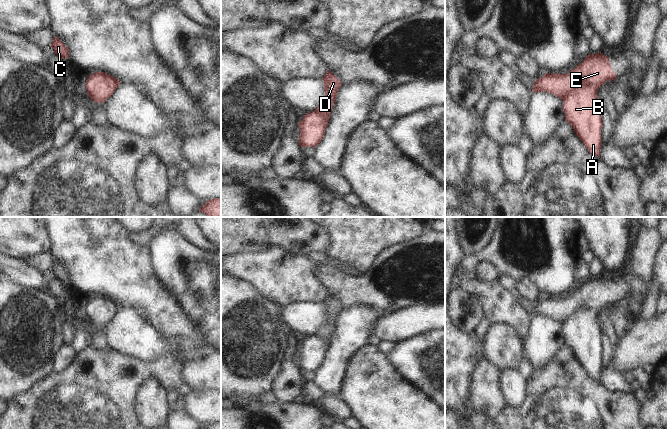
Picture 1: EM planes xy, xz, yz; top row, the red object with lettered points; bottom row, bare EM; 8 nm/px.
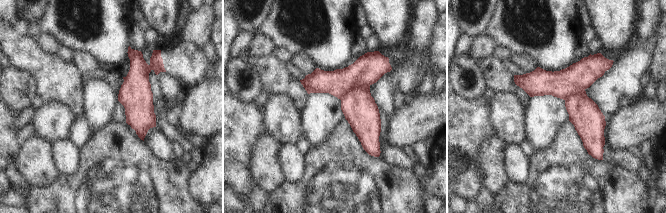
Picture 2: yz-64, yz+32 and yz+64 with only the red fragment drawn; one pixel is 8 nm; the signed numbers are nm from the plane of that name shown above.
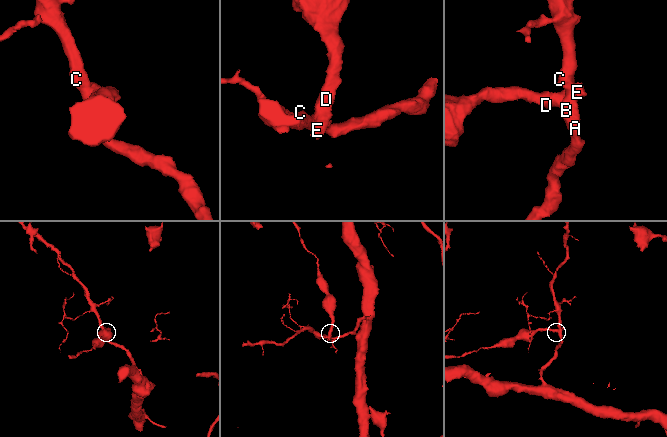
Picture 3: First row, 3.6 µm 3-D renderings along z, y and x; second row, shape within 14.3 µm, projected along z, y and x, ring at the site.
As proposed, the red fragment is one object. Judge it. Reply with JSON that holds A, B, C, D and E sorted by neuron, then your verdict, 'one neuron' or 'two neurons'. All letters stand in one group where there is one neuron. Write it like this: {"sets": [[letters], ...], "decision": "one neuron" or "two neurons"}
{"sets": [["A", "B", "C"], ["D", "E"]], "decision": "two neurons"}

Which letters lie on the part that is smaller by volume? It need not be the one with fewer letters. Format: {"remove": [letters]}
{"remove": ["D", "E"]}

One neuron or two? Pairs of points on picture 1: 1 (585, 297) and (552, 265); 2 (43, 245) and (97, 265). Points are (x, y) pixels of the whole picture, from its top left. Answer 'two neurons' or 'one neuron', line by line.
1: two neurons
2: two neurons

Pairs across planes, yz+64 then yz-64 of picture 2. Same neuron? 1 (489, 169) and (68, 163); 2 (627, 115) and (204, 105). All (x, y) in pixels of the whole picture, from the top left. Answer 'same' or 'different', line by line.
1: different
2: same

